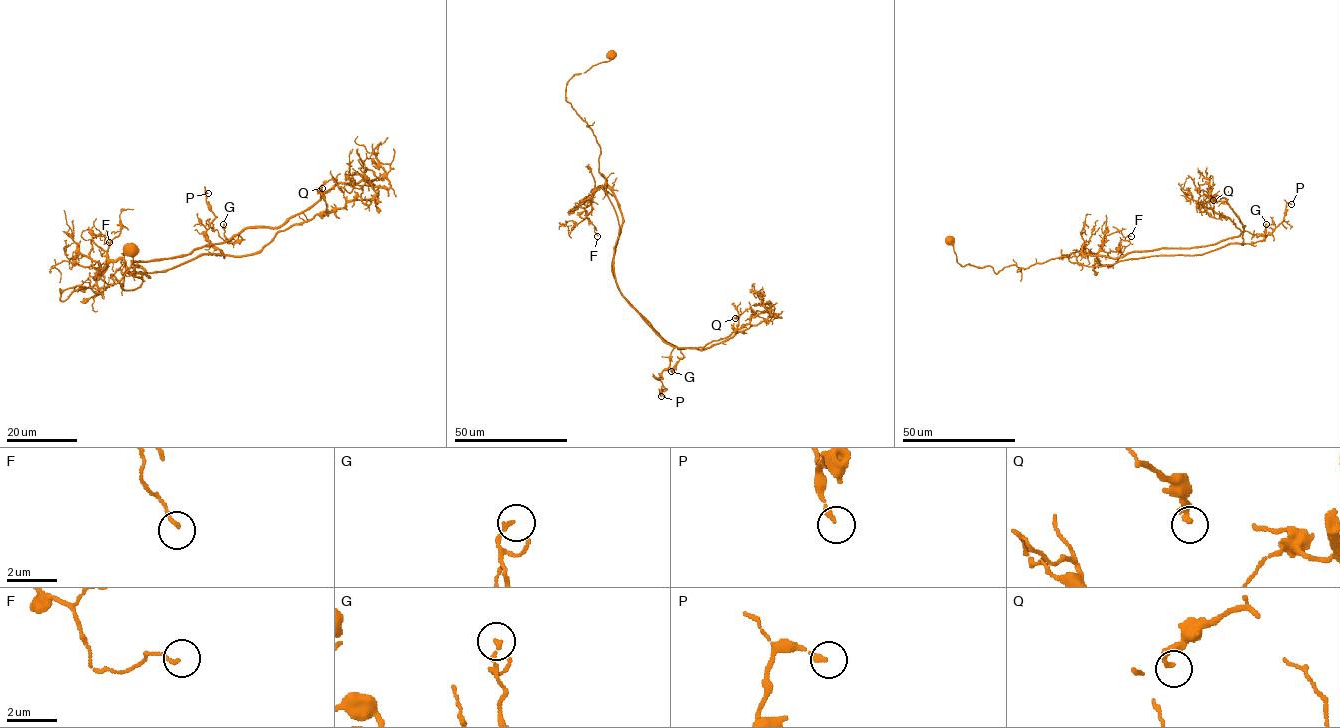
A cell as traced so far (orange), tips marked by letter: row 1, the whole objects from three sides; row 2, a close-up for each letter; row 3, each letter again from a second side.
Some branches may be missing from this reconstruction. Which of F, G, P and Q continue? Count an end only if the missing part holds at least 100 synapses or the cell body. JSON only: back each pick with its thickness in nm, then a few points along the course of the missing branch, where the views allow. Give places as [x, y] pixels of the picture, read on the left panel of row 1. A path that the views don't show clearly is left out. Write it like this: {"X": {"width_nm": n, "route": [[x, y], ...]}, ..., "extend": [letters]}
{"extend": []}

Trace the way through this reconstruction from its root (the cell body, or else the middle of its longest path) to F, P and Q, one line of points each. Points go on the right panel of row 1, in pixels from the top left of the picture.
F: (949, 241), (960, 265), (990, 266), (997, 273), (1077, 256), (1082, 246), (1096, 253), (1117, 231), (1131, 236)
P: (949, 241), (960, 265), (990, 266), (996, 273), (1062, 257), (1103, 266), (1261, 241), (1291, 204)
Q: (949, 241), (960, 265), (996, 273), (1072, 253), (1198, 248), (1243, 230), (1224, 198), (1213, 200)

